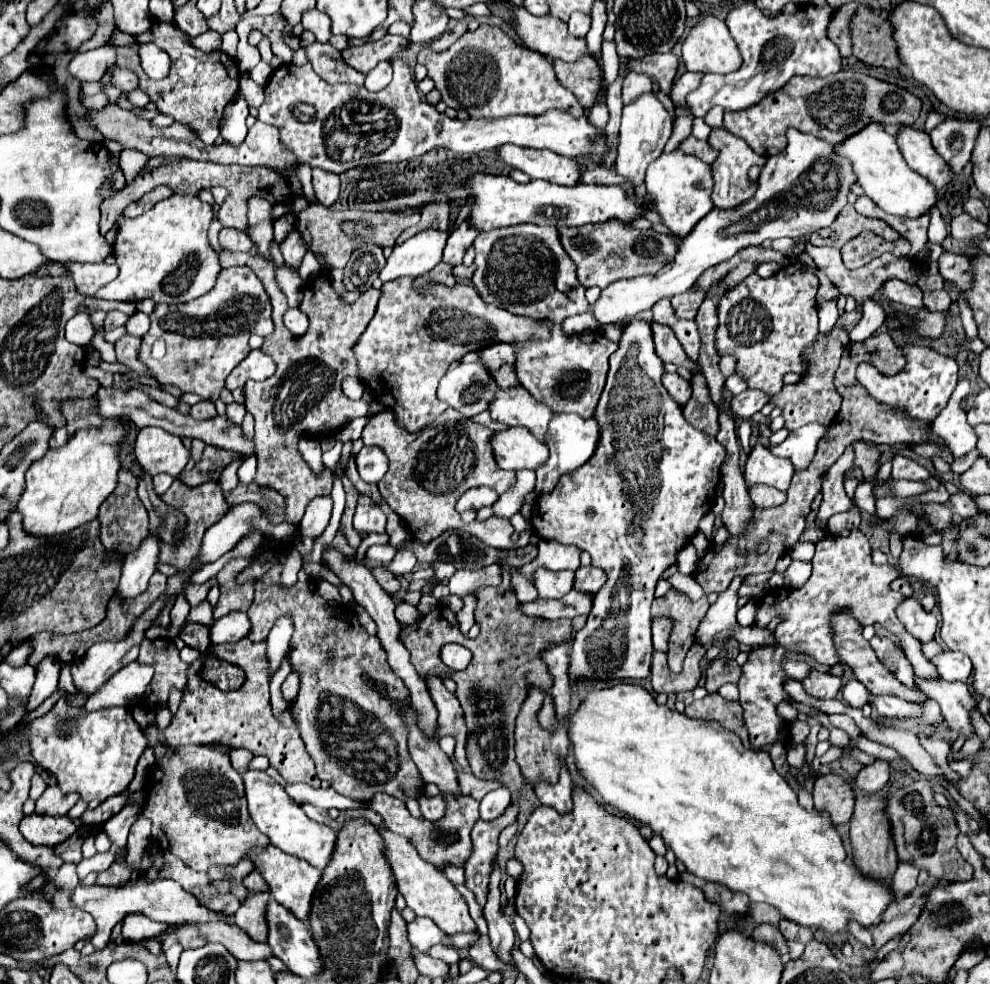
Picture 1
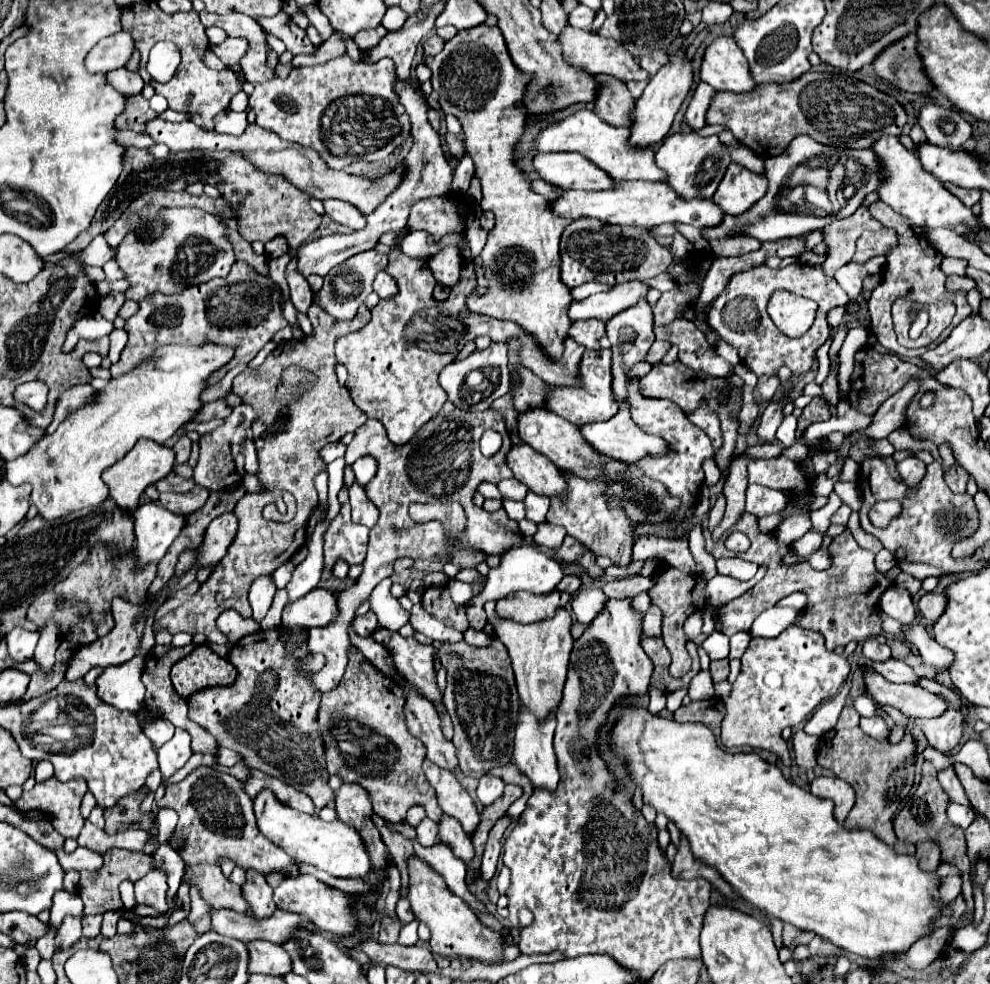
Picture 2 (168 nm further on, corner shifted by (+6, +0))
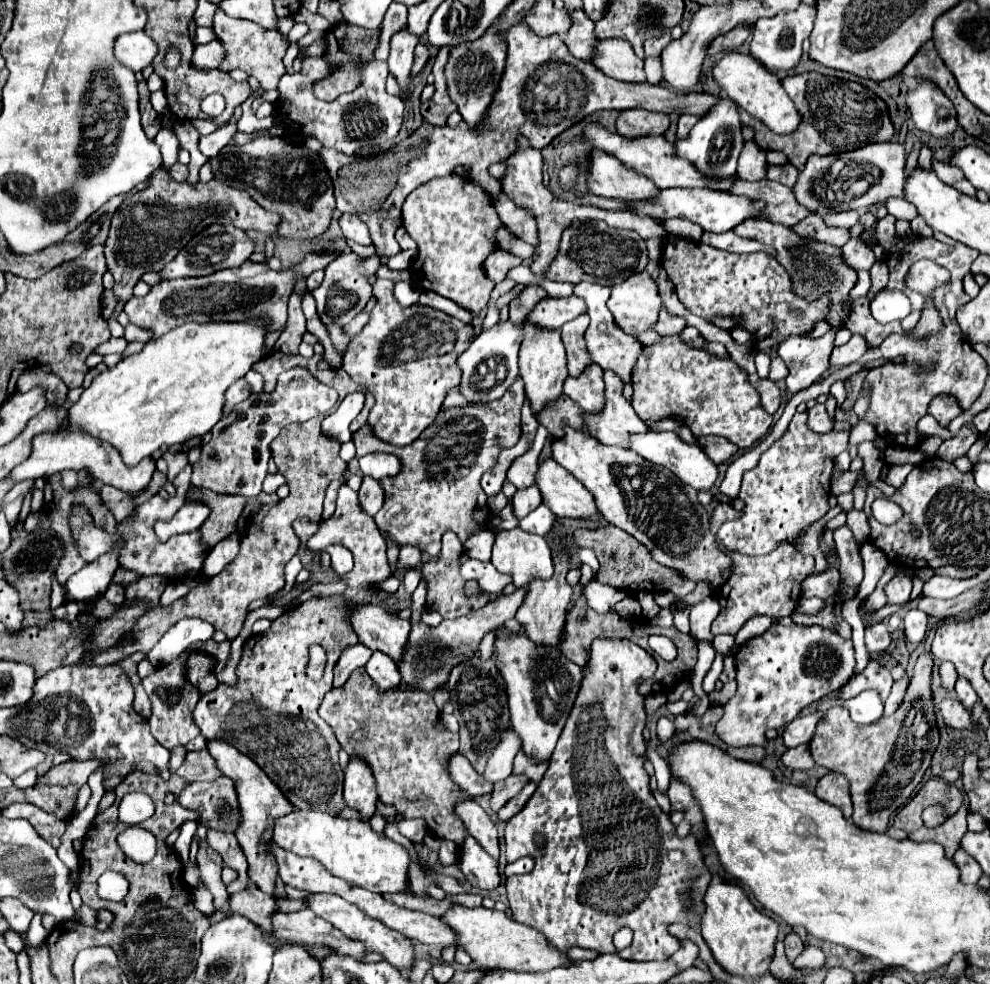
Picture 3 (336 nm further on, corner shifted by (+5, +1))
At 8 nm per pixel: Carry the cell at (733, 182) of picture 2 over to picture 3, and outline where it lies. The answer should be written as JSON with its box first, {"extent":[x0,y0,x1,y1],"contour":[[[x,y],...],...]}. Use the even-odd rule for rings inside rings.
{"extent":[730,178,812,226],"contour":[[[738,178],[738,182],[734,182],[734,188],[730,192],[742,194],[750,200],[764,200],[766,210],[764,210],[762,218],[768,218],[768,220],[784,224],[784,226],[794,226],[812,214],[810,210],[806,210],[804,206],[798,204],[792,188],[782,186],[780,182],[772,182],[772,180],[746,182],[746,180]]]}

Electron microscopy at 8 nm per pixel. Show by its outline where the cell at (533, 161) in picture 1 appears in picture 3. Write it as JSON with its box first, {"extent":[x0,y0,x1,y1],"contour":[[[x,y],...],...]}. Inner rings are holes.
{"extent":[588,150,660,202],"contour":[[[604,150],[592,152],[592,168],[588,186],[596,196],[618,198],[626,202],[650,200],[660,194],[660,188],[650,182],[644,174],[634,174],[634,170],[626,170],[618,158],[606,154]]]}

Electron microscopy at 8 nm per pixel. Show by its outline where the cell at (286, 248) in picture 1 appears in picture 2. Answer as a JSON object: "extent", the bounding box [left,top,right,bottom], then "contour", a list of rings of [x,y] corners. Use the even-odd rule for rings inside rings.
{"extent":[285,253,313,313],"contour":[[[291,253],[291,261],[285,267],[285,277],[287,277],[289,289],[291,289],[291,301],[293,301],[295,309],[301,313],[307,313],[307,309],[313,303],[313,291],[311,291],[307,279],[297,271],[297,255],[295,253]]]}

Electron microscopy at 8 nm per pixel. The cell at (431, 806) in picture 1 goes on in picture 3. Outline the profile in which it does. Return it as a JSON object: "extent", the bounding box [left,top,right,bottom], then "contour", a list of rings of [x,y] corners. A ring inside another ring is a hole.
{"extent":[460,836,502,890],"contour":[[[468,836],[462,846],[460,868],[462,868],[462,874],[468,878],[470,886],[474,888],[494,890],[502,884],[498,862],[492,856],[488,856],[472,836]]]}

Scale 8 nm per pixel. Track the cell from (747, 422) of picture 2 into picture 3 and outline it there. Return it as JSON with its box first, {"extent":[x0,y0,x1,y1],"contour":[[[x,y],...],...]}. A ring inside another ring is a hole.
{"extent":[632,336,772,450],"contour":[[[664,336],[658,344],[642,346],[642,354],[632,368],[632,406],[642,420],[664,420],[682,418],[682,422],[692,430],[696,438],[700,436],[722,436],[732,440],[738,448],[746,450],[762,436],[768,434],[772,426],[772,416],[762,408],[758,390],[748,382],[748,372],[740,368],[732,358],[718,358],[708,350],[686,346],[680,336]]]}

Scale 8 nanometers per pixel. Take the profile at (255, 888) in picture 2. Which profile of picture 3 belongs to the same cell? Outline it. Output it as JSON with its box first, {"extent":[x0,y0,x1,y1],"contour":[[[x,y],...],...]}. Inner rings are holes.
{"extent":[206,738,294,894],"contour":[[[222,738],[208,740],[206,748],[208,748],[210,756],[216,760],[216,766],[222,772],[222,776],[228,776],[236,786],[238,806],[242,810],[242,824],[238,824],[236,838],[250,864],[250,868],[248,868],[250,882],[254,882],[266,894],[274,894],[278,864],[274,862],[274,856],[266,850],[266,842],[272,842],[272,828],[274,828],[276,818],[290,814],[294,808],[284,798],[284,794],[278,790],[278,786],[262,772],[262,768],[250,756],[242,754],[240,750],[234,750],[234,746],[230,746],[228,742],[222,742]]]}

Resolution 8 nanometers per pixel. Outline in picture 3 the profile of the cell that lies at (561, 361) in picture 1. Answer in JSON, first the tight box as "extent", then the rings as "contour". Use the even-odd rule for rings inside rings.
{"extent":[586,372,650,450],"contour":[[[604,372],[606,408],[602,414],[586,414],[586,432],[608,446],[622,446],[630,450],[628,436],[644,434],[650,428],[634,412],[632,404],[622,394],[622,382],[612,372]]]}

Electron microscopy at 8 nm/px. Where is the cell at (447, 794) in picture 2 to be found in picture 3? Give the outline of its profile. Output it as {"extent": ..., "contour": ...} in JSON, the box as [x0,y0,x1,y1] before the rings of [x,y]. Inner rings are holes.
{"extent":[458,802,500,858],"contour":[[[458,802],[458,816],[470,830],[470,834],[478,840],[478,844],[494,858],[500,858],[498,848],[498,830],[490,816],[478,806],[478,802]]]}

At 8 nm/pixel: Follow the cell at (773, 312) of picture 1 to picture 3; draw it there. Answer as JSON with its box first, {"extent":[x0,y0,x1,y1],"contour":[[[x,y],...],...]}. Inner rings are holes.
{"extent":[662,234,830,358],"contour":[[[666,234],[662,266],[688,312],[704,320],[710,320],[716,314],[738,318],[740,328],[756,338],[756,350],[770,354],[770,358],[778,356],[778,344],[786,336],[802,336],[808,332],[814,322],[824,318],[830,306],[828,296],[812,304],[798,298],[792,292],[788,272],[768,252],[732,254],[708,244]],[[794,312],[802,314],[802,318],[796,318]]]}

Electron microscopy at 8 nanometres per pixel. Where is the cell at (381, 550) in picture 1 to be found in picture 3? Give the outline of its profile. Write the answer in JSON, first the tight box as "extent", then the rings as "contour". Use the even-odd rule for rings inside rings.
{"extent":[306,484,390,588],"contour":[[[342,484],[340,492],[338,492],[338,502],[336,502],[336,512],[320,522],[318,532],[306,542],[308,548],[326,548],[330,544],[340,544],[344,548],[348,548],[354,554],[354,568],[342,576],[342,580],[348,586],[354,588],[362,588],[364,580],[368,582],[382,582],[390,576],[390,566],[388,566],[388,558],[386,558],[386,542],[378,532],[378,526],[374,522],[372,516],[368,516],[360,502],[358,502],[358,494],[354,490],[350,490],[346,484]]]}

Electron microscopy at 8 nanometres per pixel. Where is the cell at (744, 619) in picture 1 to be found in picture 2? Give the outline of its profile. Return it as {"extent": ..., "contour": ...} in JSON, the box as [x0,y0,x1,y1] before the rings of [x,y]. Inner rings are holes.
{"extent":[701,631,729,659],"contour":[[[713,631],[703,643],[701,647],[707,651],[707,655],[711,659],[723,659],[729,655],[729,637],[719,633],[719,631]]]}

